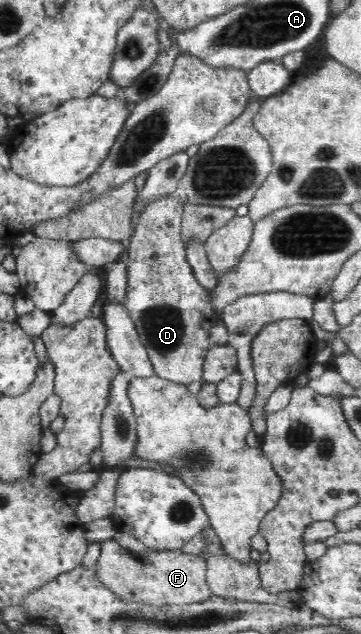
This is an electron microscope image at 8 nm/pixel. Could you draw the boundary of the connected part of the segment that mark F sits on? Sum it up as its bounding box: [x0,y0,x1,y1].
[97,539,214,605]

